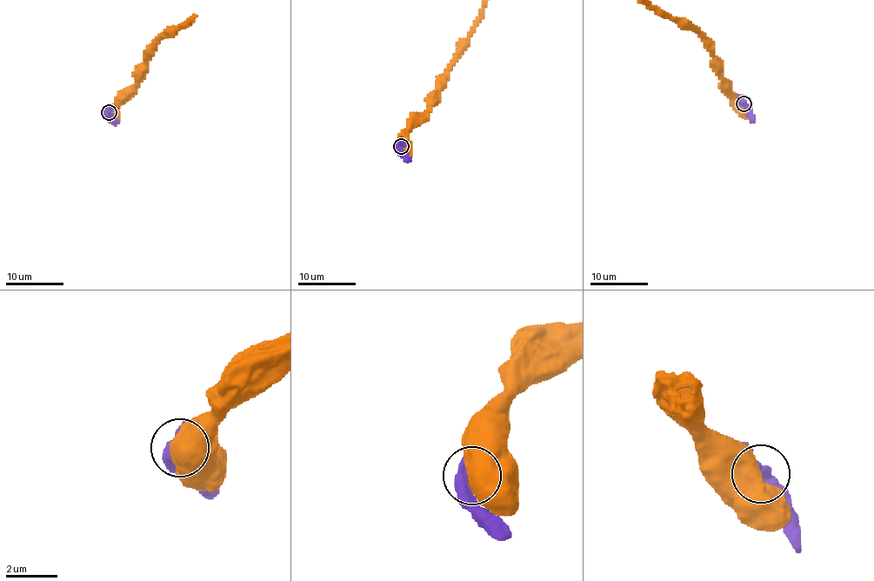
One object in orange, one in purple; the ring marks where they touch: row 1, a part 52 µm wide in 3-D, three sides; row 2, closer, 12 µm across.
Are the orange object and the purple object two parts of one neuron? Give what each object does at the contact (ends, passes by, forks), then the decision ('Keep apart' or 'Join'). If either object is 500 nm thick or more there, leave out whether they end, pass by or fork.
Keep apart

